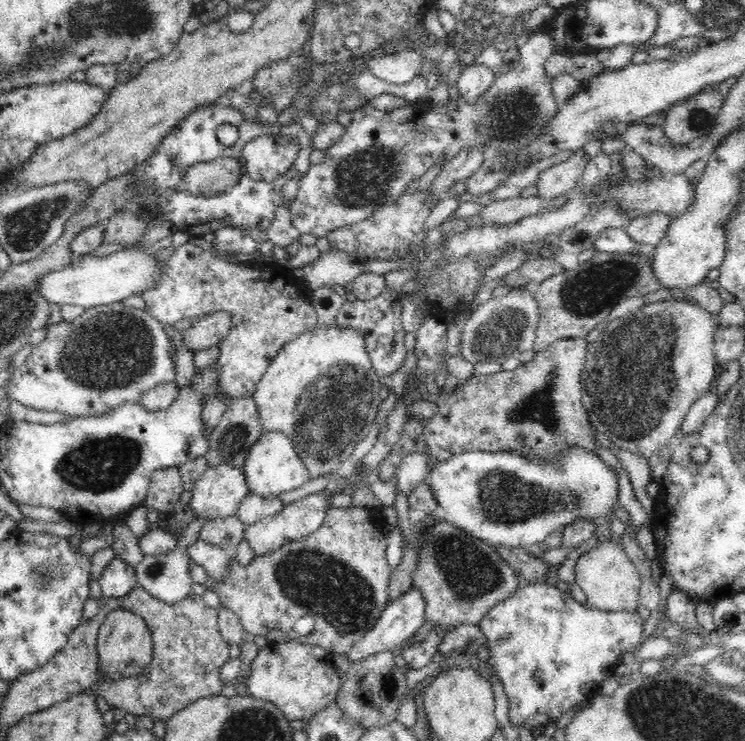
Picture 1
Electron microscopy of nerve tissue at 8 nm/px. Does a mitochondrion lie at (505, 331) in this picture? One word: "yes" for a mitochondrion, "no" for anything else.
yes

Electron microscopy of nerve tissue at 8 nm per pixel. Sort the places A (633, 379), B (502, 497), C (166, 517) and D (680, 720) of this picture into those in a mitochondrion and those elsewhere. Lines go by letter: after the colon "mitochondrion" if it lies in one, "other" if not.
A: mitochondrion
B: mitochondrion
C: other
D: mitochondrion

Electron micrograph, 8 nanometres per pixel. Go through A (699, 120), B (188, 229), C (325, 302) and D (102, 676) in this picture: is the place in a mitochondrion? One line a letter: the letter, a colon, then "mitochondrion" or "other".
A: mitochondrion
B: other
C: other
D: other

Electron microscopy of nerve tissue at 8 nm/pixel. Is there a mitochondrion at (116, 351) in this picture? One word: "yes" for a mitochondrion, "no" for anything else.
yes

